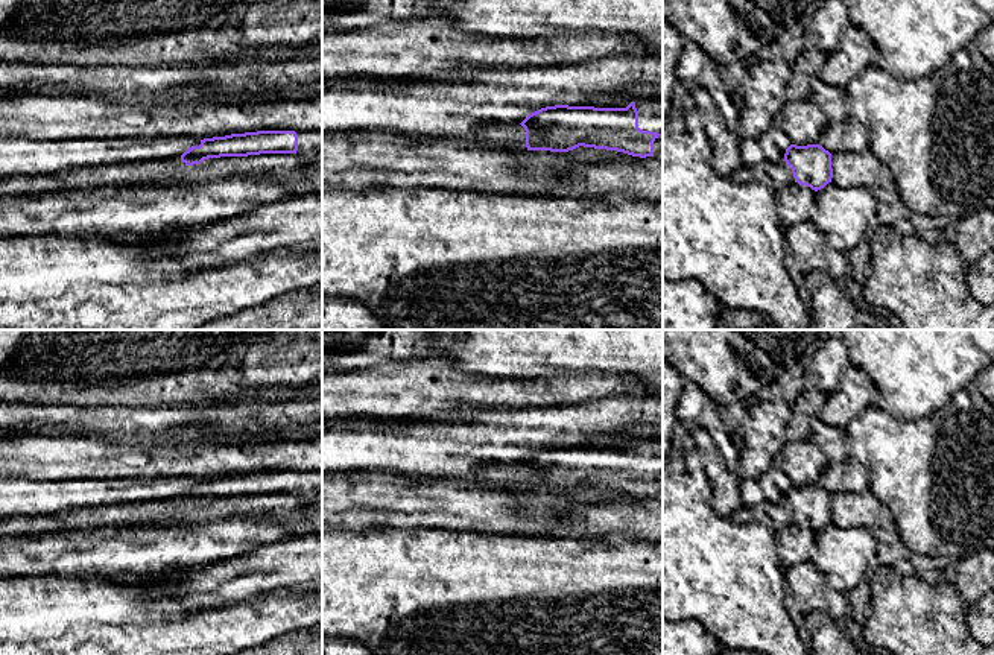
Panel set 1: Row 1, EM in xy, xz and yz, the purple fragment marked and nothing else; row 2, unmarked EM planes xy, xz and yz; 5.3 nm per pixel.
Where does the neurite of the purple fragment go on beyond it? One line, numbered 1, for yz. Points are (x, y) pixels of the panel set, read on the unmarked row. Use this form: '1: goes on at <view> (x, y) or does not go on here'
1: does not go on here

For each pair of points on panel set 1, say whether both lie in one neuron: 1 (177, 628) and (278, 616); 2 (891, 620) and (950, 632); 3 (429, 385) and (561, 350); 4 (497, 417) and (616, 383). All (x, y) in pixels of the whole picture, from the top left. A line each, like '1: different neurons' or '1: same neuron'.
1: same neuron
2: same neuron
3: different neurons
4: different neurons

